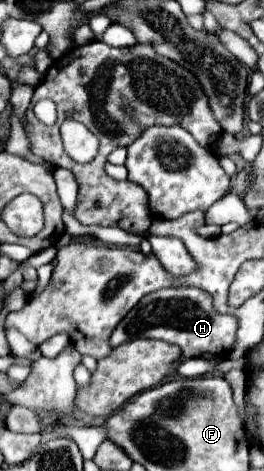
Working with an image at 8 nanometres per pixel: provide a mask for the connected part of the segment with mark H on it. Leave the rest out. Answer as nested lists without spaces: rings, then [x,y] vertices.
[[[162,288],[152,294],[146,294],[134,310],[114,328],[110,344],[116,348],[126,340],[134,338],[154,338],[176,344],[182,348],[184,356],[194,356],[198,352],[212,352],[216,356],[228,354],[234,344],[236,318],[222,316],[214,310],[212,298],[200,288]]]

